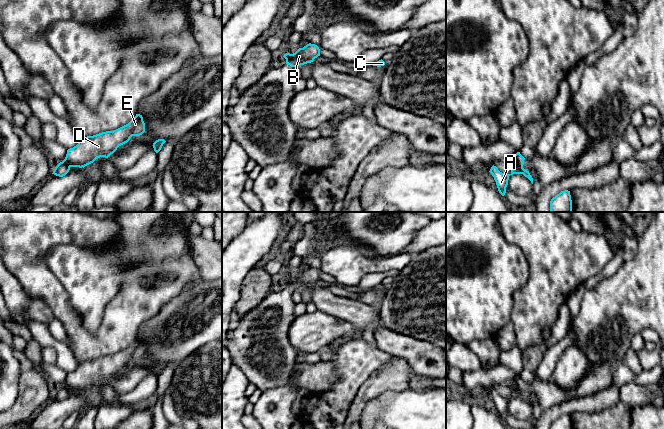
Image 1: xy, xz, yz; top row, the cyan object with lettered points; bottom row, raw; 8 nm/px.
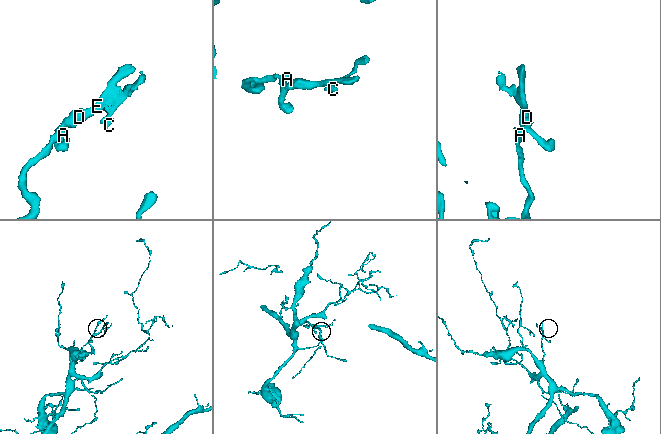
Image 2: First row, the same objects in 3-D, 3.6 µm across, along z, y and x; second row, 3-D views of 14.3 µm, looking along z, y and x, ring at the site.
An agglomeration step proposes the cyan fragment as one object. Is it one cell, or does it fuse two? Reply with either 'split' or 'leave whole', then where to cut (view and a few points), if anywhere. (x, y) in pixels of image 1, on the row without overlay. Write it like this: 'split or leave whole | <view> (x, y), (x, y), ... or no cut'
split | yz (512, 385), (522, 391)

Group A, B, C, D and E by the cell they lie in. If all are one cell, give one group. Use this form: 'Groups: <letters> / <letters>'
Groups: A / B C D E

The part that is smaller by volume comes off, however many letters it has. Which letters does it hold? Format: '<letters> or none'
B, C, D, E

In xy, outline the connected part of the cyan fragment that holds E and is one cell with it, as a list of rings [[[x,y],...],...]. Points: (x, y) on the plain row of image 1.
[[[136,338],[128,348],[116,354],[79,362],[78,368],[67,374],[63,386],[70,391],[84,392],[97,382],[108,382],[119,370],[127,367],[132,360],[140,360],[144,356],[143,341]]]

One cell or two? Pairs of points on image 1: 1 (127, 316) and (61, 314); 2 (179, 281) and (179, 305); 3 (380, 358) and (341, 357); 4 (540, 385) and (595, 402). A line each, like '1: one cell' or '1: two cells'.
1: one cell
2: two cells
3: one cell
4: two cells

